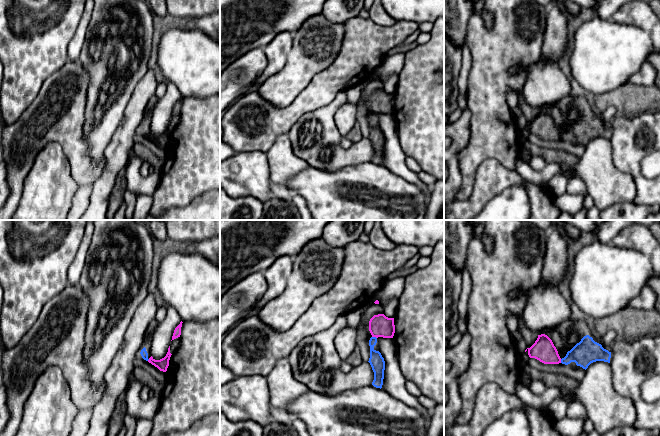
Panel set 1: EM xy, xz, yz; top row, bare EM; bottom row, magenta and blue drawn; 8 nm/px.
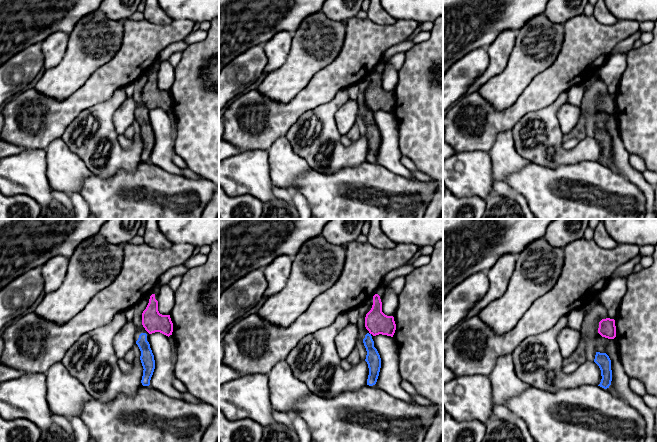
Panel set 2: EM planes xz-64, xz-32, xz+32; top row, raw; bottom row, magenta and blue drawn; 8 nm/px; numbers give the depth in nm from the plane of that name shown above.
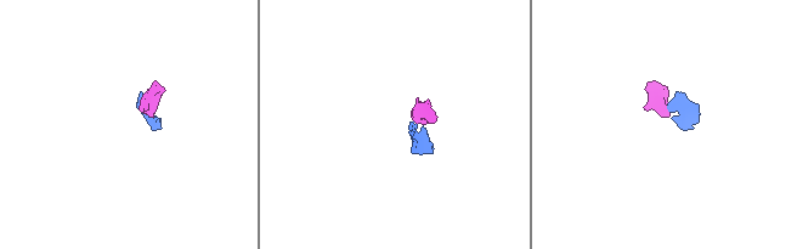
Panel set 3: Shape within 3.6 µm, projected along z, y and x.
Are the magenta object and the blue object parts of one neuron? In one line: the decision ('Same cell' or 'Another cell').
Another cell

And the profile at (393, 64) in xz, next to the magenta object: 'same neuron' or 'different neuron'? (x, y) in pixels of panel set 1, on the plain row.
different neuron

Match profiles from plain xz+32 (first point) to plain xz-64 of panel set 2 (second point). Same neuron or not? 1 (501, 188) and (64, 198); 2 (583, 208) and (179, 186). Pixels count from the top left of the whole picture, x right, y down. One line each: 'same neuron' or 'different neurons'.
1: same neuron
2: same neuron

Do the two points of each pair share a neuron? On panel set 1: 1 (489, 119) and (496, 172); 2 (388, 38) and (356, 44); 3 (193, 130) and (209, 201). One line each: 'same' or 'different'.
1: different
2: same
3: different

